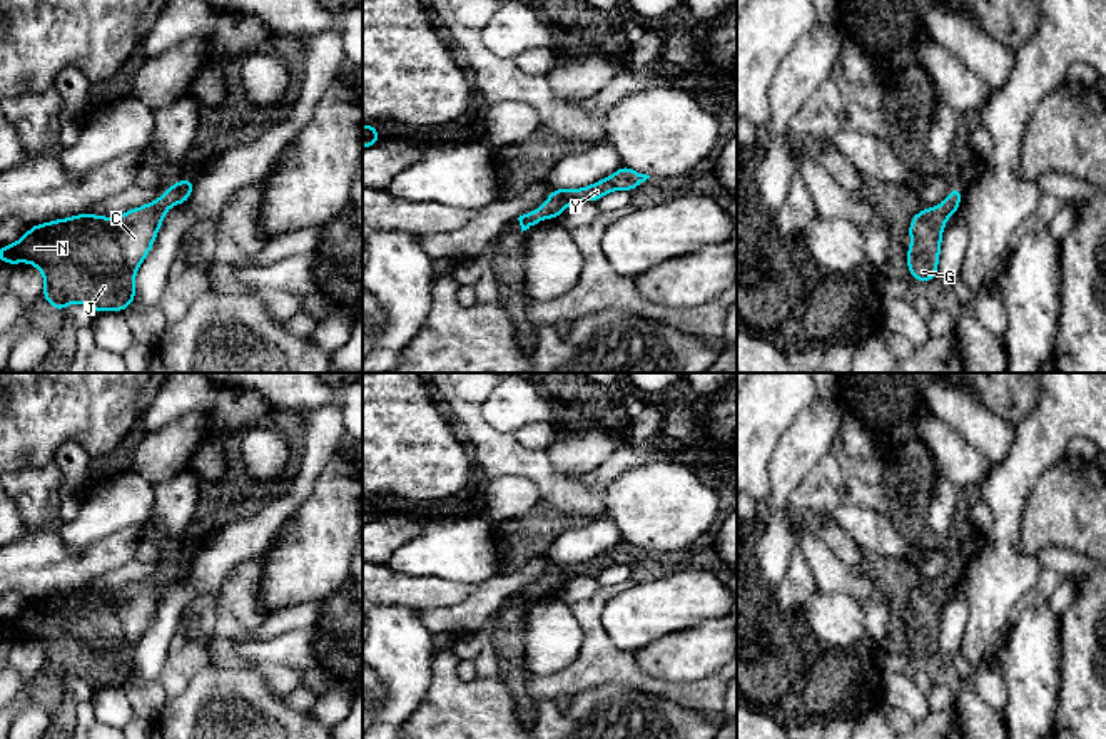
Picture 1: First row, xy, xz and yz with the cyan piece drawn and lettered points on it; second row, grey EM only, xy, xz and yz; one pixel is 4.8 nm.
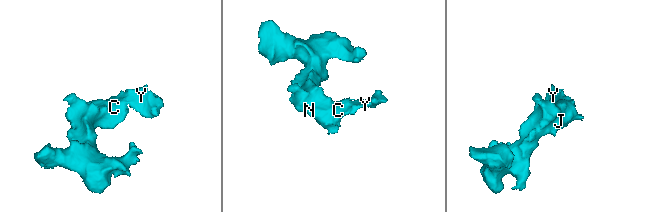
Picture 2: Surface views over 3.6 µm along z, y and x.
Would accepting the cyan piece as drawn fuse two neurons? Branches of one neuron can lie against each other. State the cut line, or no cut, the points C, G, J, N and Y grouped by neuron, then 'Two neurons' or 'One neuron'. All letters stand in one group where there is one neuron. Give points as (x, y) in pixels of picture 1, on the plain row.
No split. Groups: C G J N Y. One neuron

